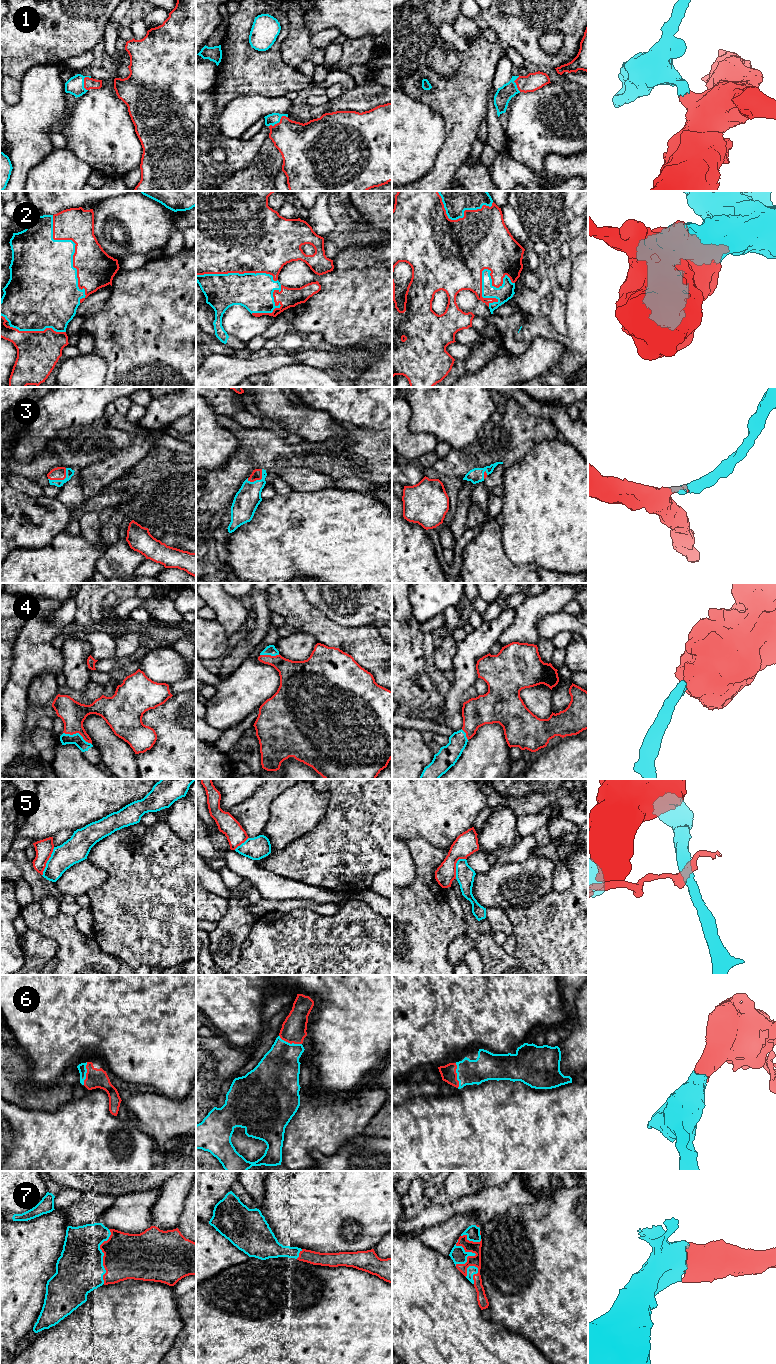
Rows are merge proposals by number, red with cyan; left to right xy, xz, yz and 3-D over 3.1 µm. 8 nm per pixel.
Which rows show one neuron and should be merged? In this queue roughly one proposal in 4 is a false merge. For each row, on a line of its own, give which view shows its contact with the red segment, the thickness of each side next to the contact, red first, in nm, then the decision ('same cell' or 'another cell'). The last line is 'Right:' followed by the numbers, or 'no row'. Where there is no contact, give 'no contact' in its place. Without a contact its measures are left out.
1: meets red in xz; 340 nm thick on the red side, 90 nm on the other; same cell
2: meets red in xy; 300 nm thick on the red side, 420 nm on the other; same cell
3: meets red in xy; 110 nm thick on the red side, 60 nm on the other; same cell
4: meets red in xy; 200 nm thick on the red side, 90 nm on the other; same cell
5: meets red in xy; 140 nm thick on the red side, 200 nm on the other; another cell
6: meets red in yz; 130 nm thick on the red side, 220 nm on the other; same cell
7: meets red in xy; 360 nm thick on the red side, 380 nm on the other; same cell
Right: 1, 2, 3, 4, 6, 7

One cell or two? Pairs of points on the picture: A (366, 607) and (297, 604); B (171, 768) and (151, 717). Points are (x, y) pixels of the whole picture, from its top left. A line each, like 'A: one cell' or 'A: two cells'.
A: two cells
B: one cell

